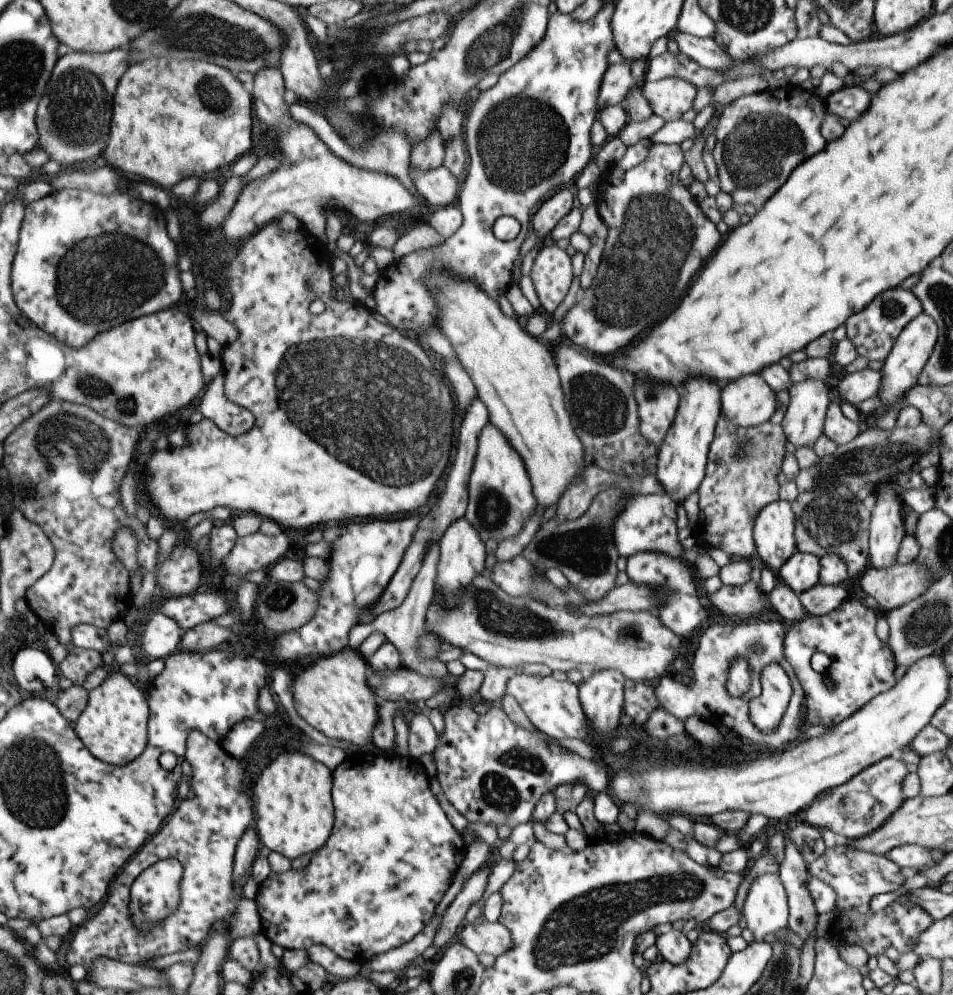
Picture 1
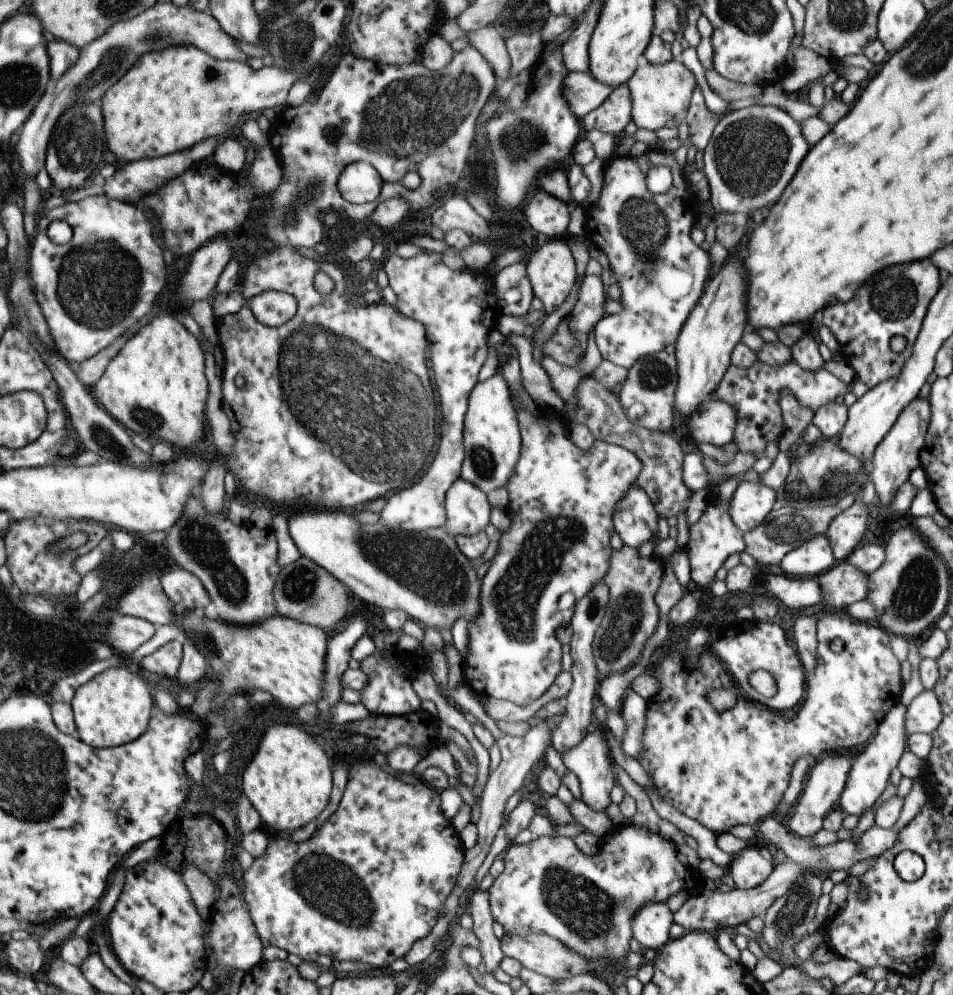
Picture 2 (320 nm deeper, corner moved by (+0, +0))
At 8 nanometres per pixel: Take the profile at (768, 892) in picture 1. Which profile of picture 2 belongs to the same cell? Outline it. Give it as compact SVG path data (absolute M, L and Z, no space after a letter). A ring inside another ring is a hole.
M745 846L729 861L726 873L738 889L752 889L773 870L771 863L763 859L757 849Z

